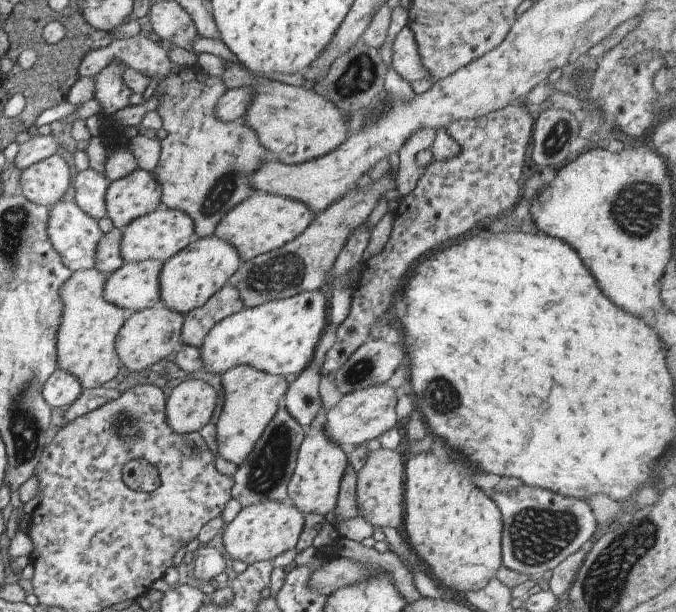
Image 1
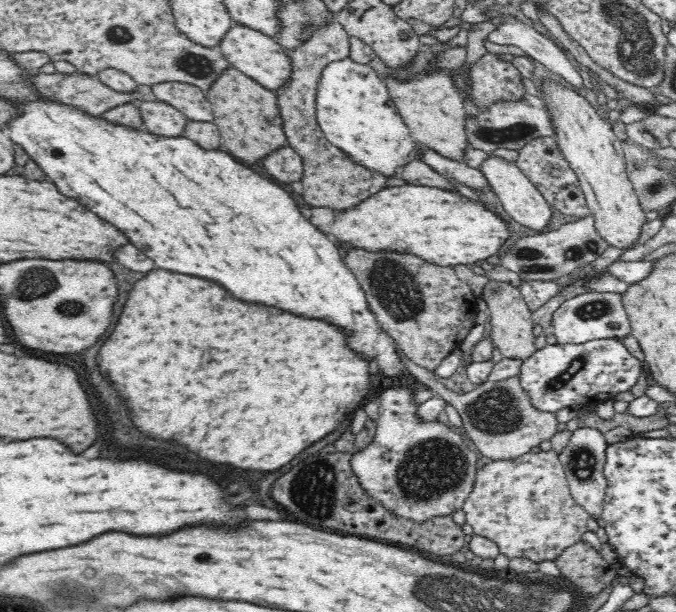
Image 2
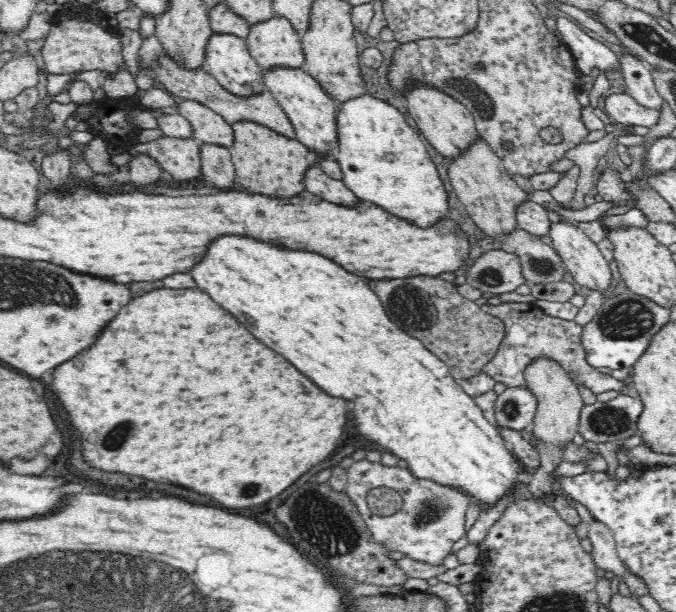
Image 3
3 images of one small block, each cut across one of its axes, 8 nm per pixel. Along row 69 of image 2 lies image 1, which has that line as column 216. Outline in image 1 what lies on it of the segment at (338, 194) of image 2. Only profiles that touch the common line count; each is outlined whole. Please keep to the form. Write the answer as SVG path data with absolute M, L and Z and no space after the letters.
M230 284L224 285L206 304L186 314L181 330L181 344L202 348L202 342L214 324L244 308L240 292Z

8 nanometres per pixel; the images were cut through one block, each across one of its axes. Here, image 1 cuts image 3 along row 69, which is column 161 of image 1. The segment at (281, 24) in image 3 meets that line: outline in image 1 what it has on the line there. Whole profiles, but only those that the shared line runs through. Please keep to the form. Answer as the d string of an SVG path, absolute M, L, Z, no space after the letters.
M145 260L124 262L107 276L104 300L124 308L129 313L152 308L160 302L160 270L163 262Z

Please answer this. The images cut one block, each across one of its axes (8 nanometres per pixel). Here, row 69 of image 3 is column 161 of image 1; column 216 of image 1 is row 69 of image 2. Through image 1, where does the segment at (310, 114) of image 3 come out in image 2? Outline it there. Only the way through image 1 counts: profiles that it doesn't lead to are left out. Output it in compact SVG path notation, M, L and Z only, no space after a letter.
M234 23L219 42L218 50L227 58L231 66L270 91L277 92L291 79L292 65L289 55L274 38L259 30Z

